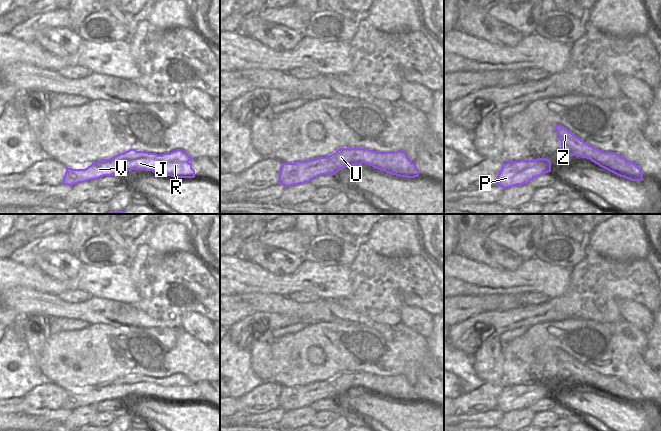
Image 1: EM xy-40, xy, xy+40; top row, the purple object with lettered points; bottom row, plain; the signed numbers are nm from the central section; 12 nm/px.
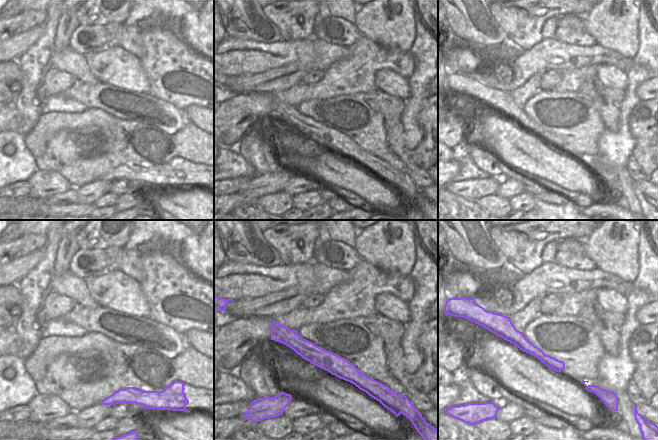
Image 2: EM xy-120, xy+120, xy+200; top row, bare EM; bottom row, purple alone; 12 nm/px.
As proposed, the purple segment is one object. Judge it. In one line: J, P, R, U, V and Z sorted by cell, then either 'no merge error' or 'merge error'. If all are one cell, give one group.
J P R U V / Z; merge error

